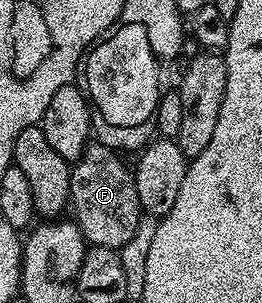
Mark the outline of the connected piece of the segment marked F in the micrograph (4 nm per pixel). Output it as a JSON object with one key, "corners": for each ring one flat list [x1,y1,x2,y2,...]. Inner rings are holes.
{"corners":[[99,142,88,144,85,152,74,162,70,175,71,207,74,220,87,243,120,250,132,239,142,216,134,176,123,165,114,150]]}

